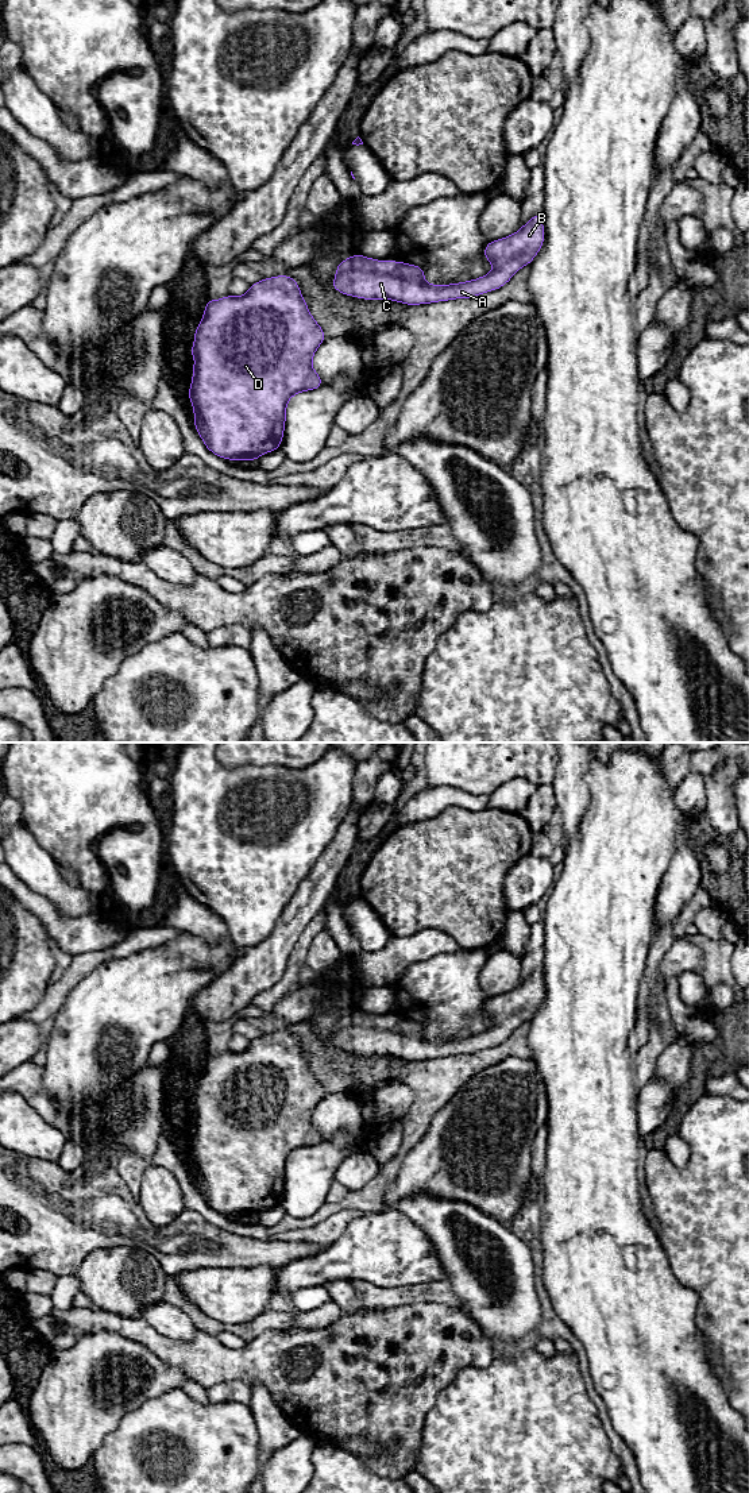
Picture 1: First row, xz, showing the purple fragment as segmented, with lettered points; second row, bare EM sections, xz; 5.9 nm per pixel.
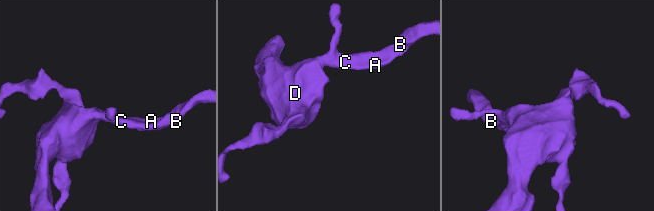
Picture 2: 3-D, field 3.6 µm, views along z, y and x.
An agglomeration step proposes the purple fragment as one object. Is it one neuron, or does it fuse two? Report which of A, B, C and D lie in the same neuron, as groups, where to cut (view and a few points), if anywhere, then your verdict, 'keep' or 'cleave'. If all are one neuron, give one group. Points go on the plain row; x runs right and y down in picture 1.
A B C D; no cut; keep

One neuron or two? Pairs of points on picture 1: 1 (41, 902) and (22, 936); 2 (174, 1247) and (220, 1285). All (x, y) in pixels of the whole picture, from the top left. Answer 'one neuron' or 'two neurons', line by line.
1: two neurons
2: two neurons

